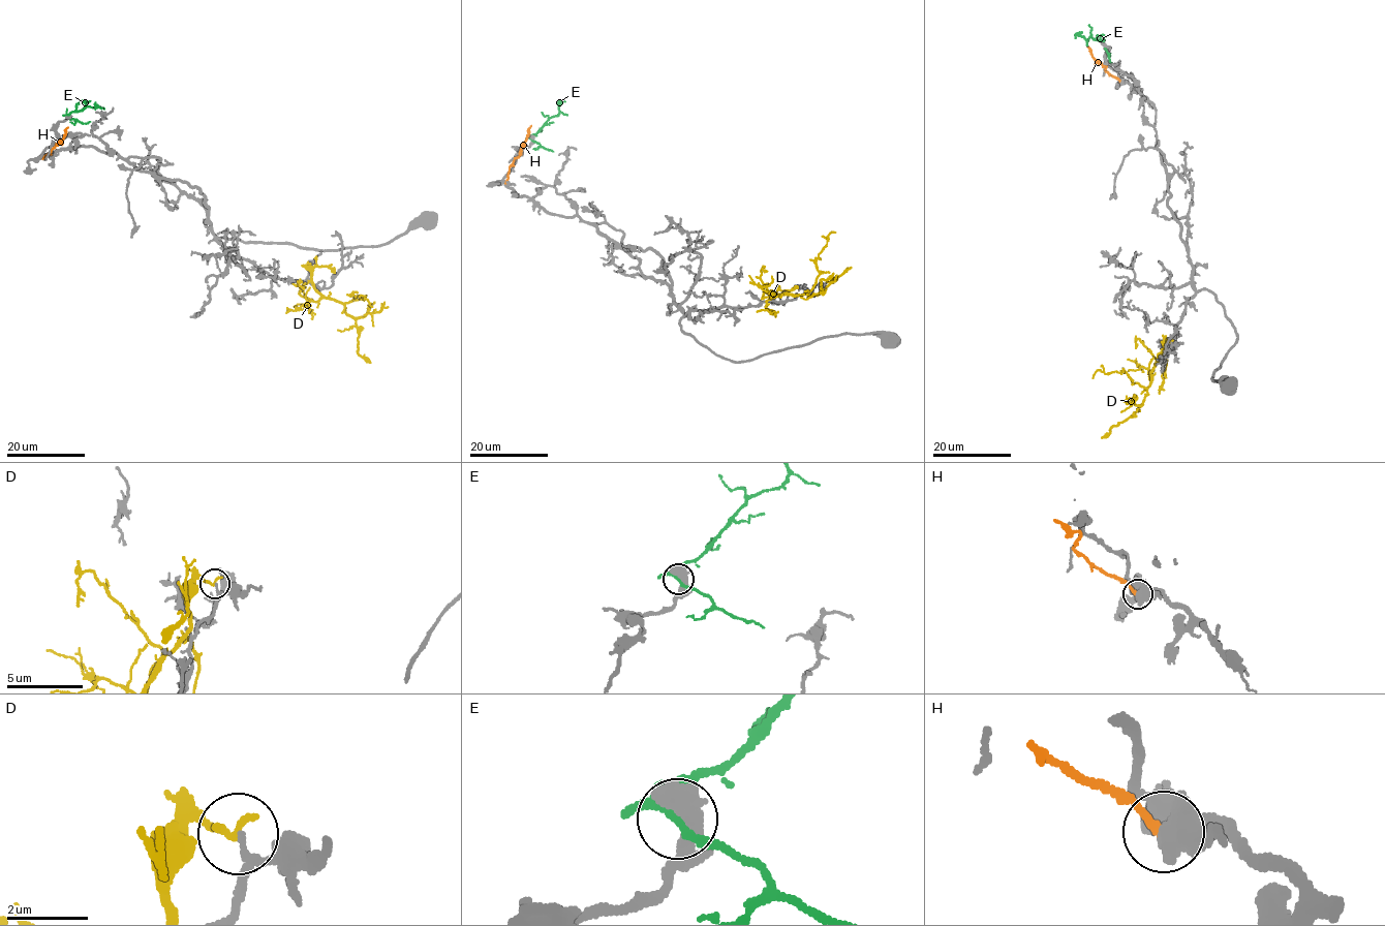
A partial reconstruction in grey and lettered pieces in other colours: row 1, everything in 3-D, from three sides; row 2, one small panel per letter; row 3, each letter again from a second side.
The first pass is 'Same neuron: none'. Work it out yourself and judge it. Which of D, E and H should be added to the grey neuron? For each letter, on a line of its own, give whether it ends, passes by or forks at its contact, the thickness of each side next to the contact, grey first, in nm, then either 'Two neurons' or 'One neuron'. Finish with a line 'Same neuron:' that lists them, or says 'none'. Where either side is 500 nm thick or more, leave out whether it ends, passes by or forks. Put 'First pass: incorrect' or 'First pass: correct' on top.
First pass: correct
D: It ends there. Thickness 130 nm (grey) against 240 nm. Two neurons
E: Thickness 500 nm (grey) against 150 nm. Two neurons
H: It ends there. Thickness 460 nm (grey) against 260 nm. Two neurons
Same neuron: none

